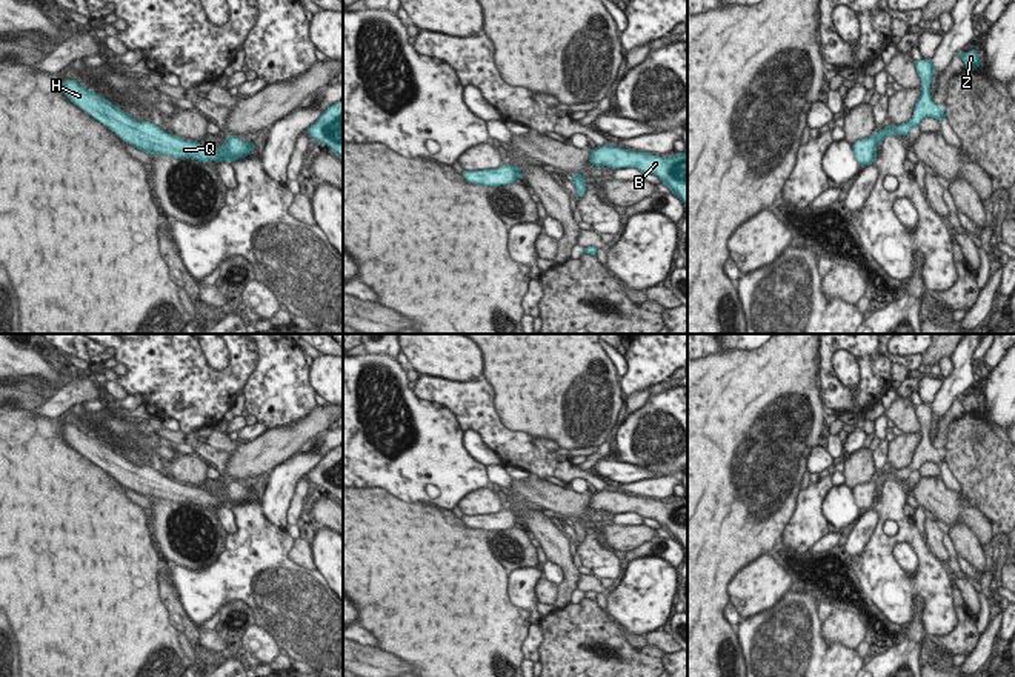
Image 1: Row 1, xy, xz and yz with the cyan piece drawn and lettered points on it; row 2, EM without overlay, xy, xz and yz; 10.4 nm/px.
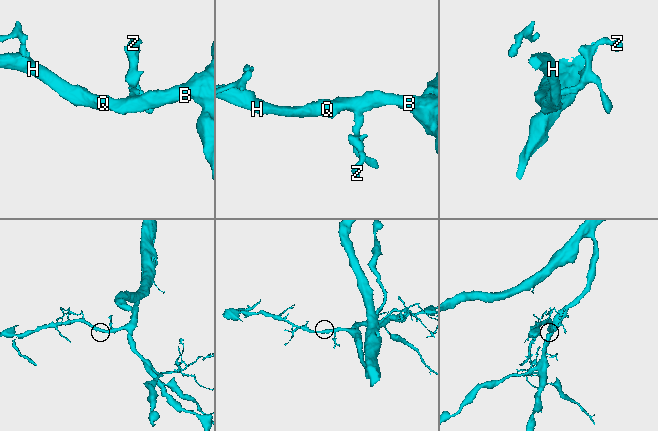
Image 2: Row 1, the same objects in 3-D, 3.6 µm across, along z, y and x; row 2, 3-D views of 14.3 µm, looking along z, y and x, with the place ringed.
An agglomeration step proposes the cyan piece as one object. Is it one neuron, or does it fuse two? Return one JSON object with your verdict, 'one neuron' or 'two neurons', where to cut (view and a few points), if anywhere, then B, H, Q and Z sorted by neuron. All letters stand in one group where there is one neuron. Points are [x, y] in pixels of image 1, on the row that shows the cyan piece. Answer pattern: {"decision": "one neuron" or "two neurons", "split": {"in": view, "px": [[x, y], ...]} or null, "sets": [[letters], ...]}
{"decision": "one neuron", "split": null, "sets": [["B", "H", "Q", "Z"]]}

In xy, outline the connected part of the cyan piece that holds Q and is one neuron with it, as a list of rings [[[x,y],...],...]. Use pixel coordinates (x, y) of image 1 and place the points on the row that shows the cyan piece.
[[[63,80],[63,92],[74,105],[103,123],[123,142],[148,154],[192,158],[203,163],[214,160],[217,163],[223,160],[235,162],[246,157],[255,148],[254,143],[241,142],[237,135],[231,135],[220,149],[212,151],[198,142],[171,135],[151,122],[137,122],[111,102],[80,86],[74,80]]]

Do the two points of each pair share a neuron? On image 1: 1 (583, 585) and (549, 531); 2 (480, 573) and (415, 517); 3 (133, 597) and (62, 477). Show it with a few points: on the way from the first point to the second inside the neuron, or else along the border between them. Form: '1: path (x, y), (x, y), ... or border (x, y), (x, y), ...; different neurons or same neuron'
1: border (580, 574), (575, 588); different neurons
2: path (465, 566), (431, 533); same neuron
3: path (103, 568), (96, 560), (96, 546), (80, 506); same neuron

